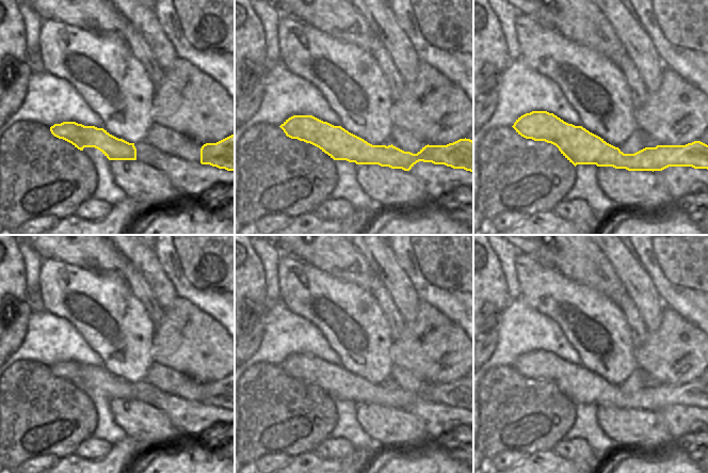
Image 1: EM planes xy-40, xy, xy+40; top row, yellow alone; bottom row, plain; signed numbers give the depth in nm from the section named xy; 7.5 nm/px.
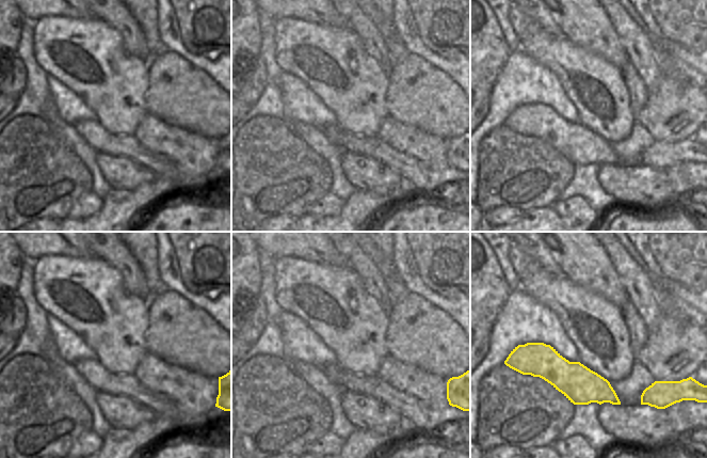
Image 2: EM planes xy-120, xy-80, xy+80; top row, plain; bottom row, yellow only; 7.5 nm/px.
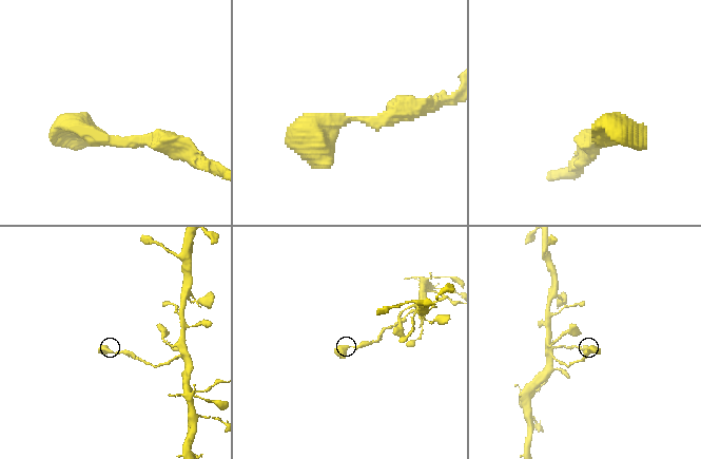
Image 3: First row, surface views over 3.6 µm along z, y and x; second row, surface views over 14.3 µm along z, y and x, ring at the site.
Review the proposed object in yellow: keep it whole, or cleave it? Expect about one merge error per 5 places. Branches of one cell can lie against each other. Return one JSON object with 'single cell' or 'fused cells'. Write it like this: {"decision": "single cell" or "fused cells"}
{"decision": "single cell"}

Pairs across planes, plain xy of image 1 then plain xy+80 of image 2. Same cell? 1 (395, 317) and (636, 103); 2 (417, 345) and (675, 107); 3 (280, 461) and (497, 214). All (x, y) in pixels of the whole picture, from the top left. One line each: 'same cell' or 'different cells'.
1: same cell
2: same cell
3: same cell

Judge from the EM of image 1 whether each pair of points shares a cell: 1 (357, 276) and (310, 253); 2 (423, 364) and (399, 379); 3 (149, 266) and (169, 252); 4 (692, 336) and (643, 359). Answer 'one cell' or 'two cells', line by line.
1: one cell
2: two cells
3: two cells
4: one cell

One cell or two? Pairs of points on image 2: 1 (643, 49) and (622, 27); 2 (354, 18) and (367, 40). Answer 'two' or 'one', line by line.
1: one
2: one

